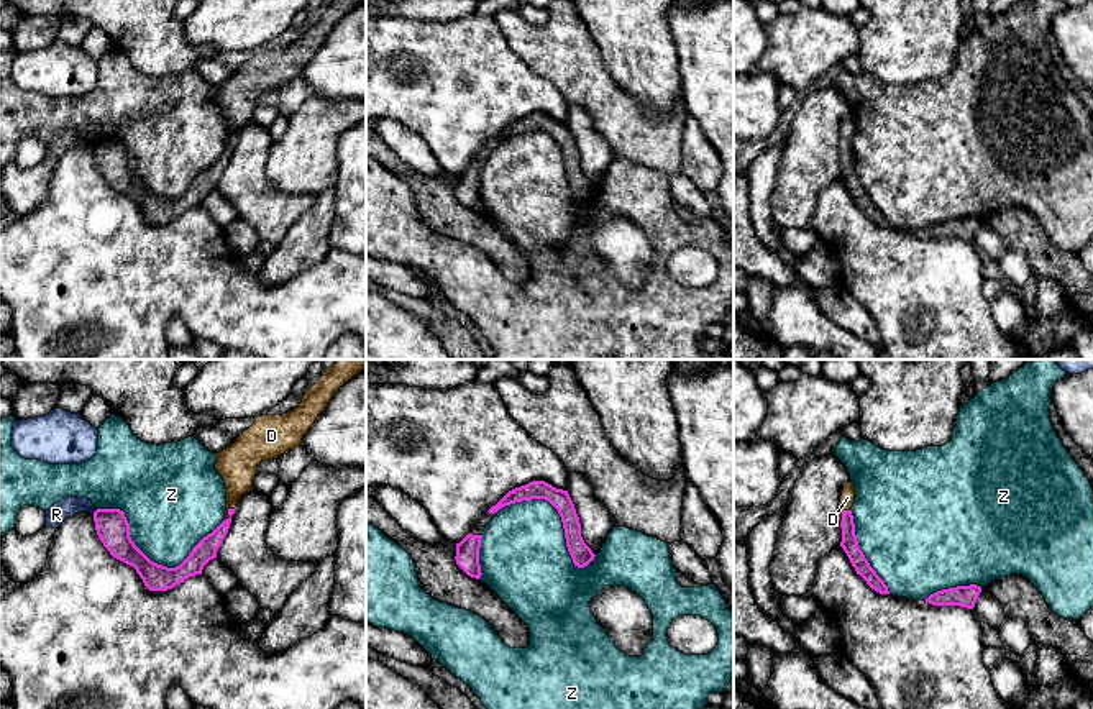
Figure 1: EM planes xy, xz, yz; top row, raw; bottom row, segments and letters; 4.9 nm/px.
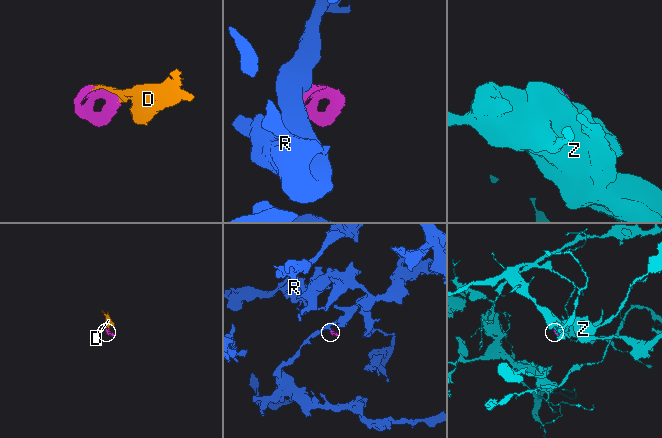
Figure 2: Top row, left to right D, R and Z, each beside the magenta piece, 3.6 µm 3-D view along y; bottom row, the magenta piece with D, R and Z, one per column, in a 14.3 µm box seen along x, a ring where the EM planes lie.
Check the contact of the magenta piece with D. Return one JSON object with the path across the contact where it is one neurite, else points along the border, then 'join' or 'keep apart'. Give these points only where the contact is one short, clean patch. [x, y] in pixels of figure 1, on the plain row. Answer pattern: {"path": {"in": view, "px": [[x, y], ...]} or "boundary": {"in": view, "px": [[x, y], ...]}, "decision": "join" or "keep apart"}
{"decision": "join"}

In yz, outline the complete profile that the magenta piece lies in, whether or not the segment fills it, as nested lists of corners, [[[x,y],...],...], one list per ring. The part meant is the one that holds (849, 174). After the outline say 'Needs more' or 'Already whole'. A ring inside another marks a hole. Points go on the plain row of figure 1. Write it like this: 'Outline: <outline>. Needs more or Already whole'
Outline: [[[850,113],[844,118],[839,135],[839,154],[842,161],[840,179],[847,185],[857,207],[860,207],[871,222],[875,222],[880,226],[889,226],[888,218],[870,199],[868,192],[865,190],[863,184],[858,179],[853,148],[852,148],[853,135],[855,135],[855,117]]]. Needs more

